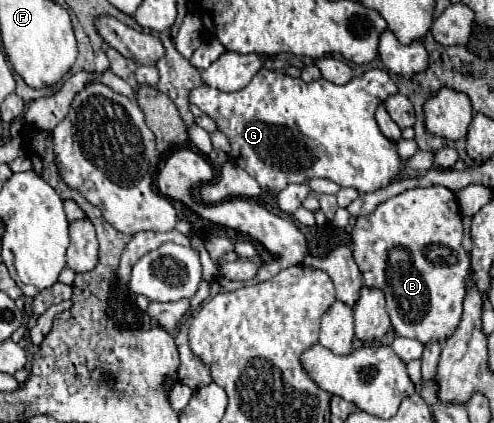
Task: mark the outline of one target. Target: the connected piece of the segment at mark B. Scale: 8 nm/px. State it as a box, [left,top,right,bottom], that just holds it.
[352,187,470,343]

